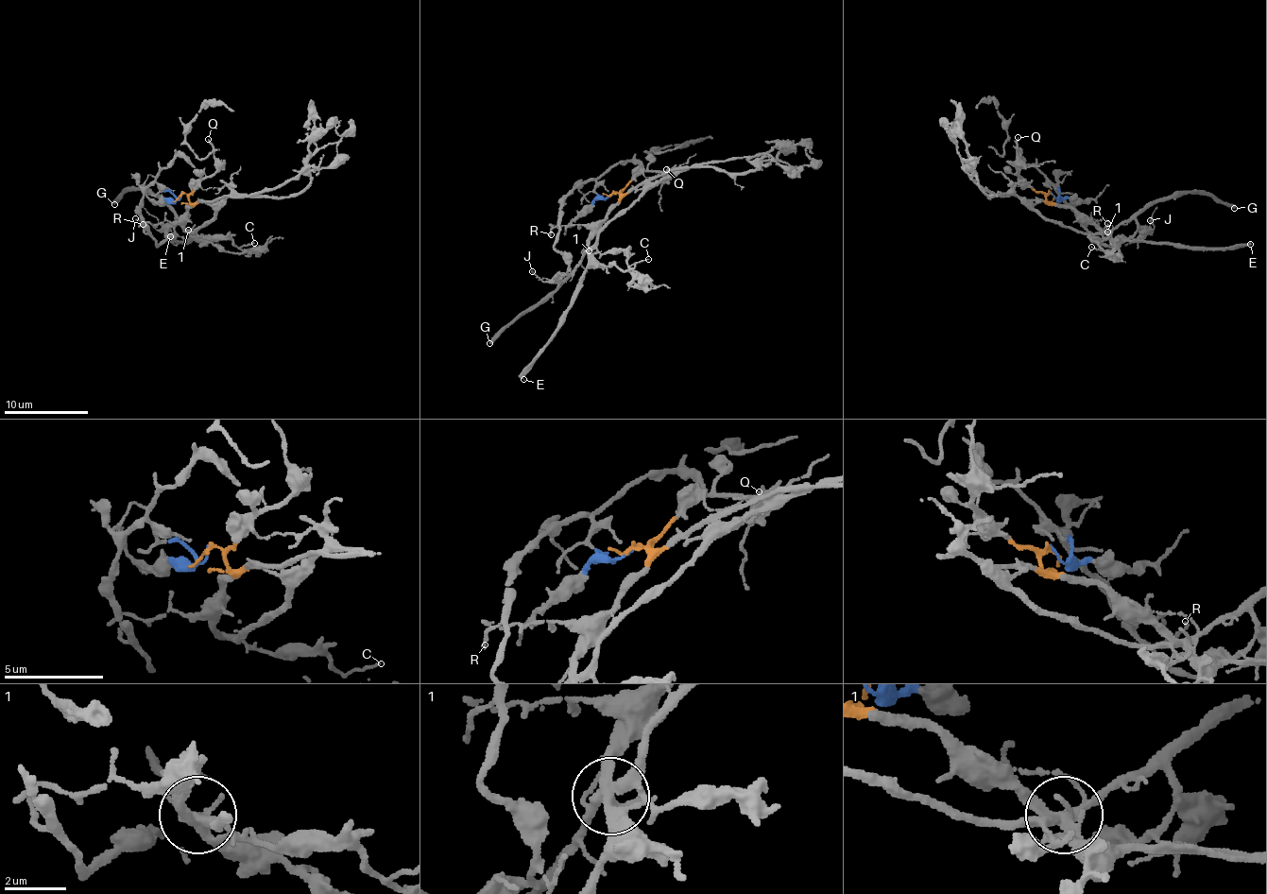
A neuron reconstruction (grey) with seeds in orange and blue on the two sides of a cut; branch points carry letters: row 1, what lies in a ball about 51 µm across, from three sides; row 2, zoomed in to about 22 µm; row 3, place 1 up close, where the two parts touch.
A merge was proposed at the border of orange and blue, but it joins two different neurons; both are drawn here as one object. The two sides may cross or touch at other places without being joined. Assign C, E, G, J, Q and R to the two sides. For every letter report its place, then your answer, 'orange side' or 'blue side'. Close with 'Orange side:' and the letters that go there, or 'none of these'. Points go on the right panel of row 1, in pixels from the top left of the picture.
C: (1091, 247) | blue side
E: (1250, 244) | orange side
G: (1234, 208) | blue side
J: (1150, 220) | blue side
Q: (1018, 137) | orange side
R: (1107, 223) | blue side
Orange side: E, Q

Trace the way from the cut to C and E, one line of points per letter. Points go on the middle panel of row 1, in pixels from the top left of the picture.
C: (612, 196), (602, 199), (590, 180), (566, 196), (555, 249), (570, 274), (595, 248), (629, 266), (649, 260)
E: (612, 193), (620, 191), (619, 196), (607, 219), (591, 239), (589, 266), (565, 321), (522, 377), (523, 379)

